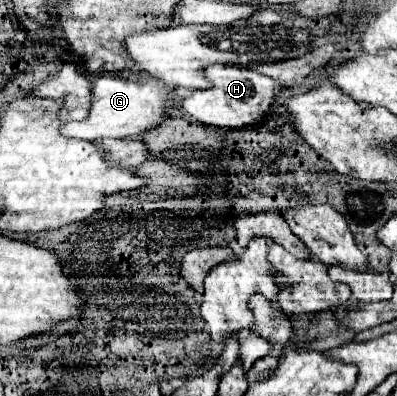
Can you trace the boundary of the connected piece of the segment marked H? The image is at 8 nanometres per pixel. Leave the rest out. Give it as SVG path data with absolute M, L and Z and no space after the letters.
M231 64L209 66L205 74L215 86L209 90L191 92L187 98L183 98L181 110L187 112L193 120L199 120L209 126L219 126L219 128L247 128L247 126L259 124L271 112L273 100L281 94L283 88L287 88L279 80L273 80L249 68L231 66Z

